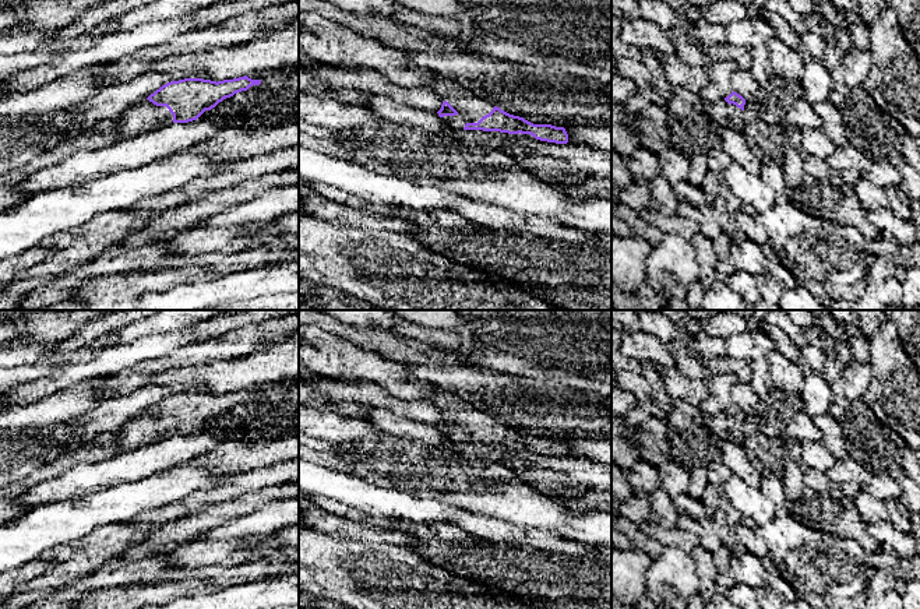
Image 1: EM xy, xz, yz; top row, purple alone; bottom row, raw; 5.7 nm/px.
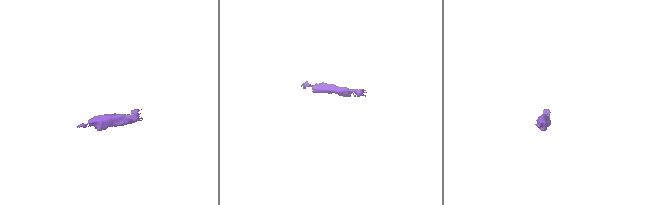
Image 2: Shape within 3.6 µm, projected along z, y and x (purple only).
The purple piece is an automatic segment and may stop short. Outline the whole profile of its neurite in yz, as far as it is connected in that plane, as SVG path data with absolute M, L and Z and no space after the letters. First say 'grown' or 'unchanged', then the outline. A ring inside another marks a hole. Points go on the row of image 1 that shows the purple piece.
grown; M732 92L725 99L705 102L704 109L719 129L733 129L743 131L744 129L744 105L745 99L737 92Z

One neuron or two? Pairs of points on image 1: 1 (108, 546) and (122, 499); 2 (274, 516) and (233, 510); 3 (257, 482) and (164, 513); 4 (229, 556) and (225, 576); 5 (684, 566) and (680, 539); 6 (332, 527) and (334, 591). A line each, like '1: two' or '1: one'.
1: two
2: two
3: one
4: two
5: two
6: two

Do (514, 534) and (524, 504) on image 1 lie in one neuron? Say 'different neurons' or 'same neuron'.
different neurons

